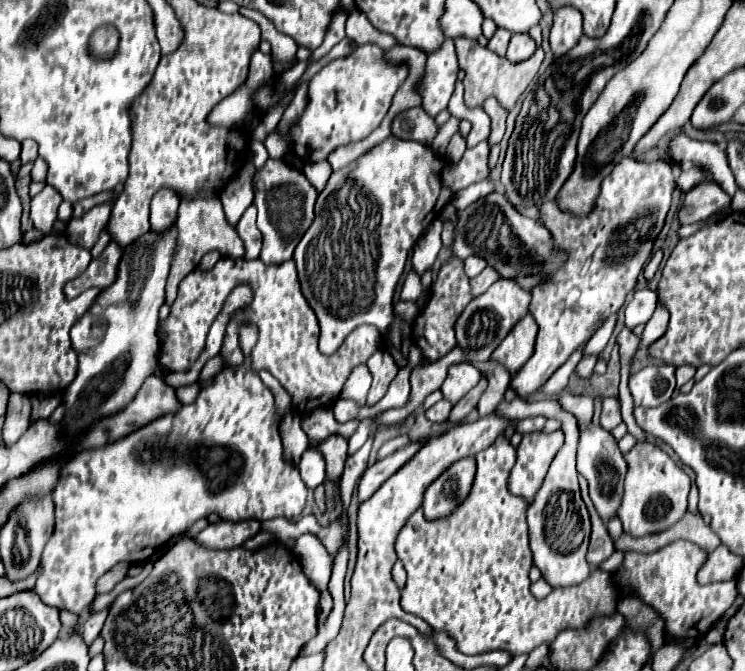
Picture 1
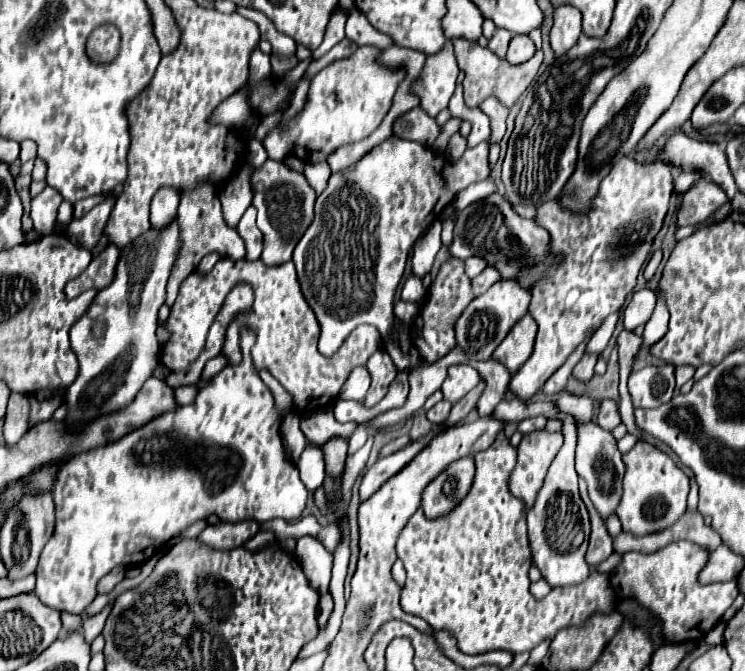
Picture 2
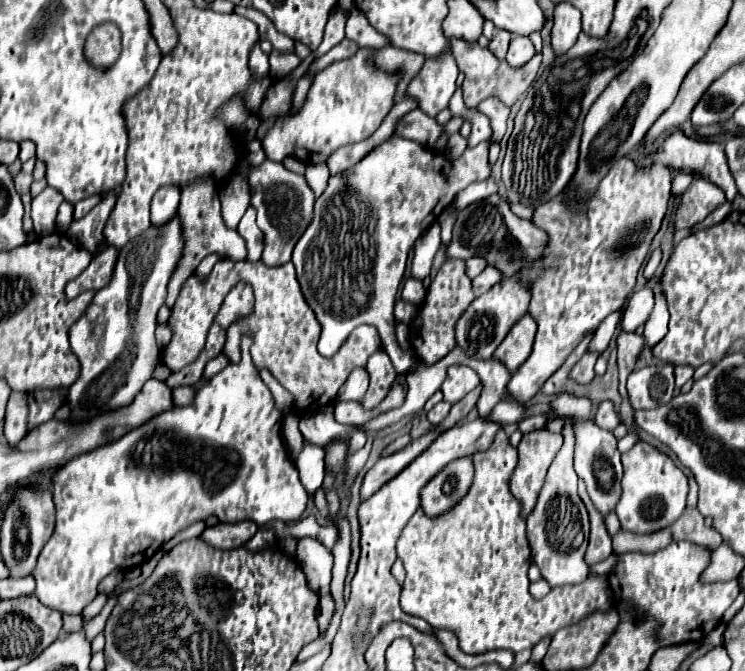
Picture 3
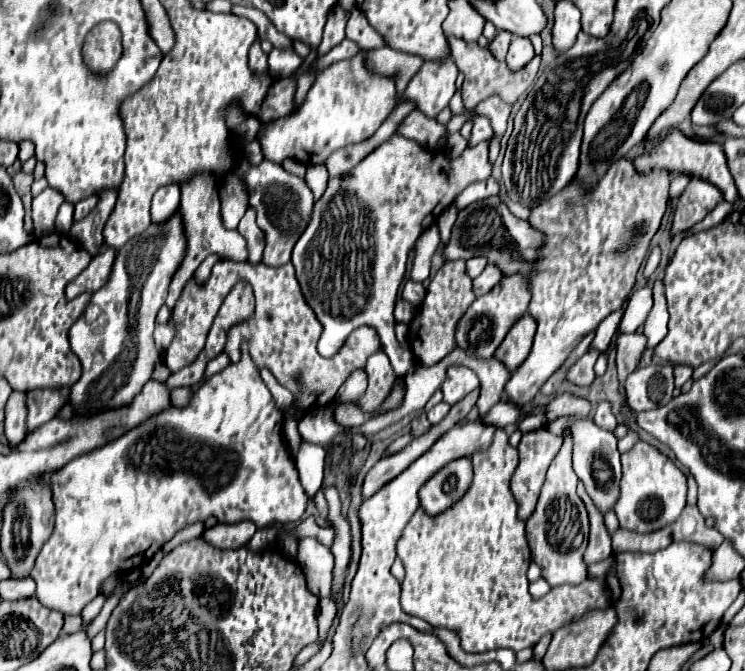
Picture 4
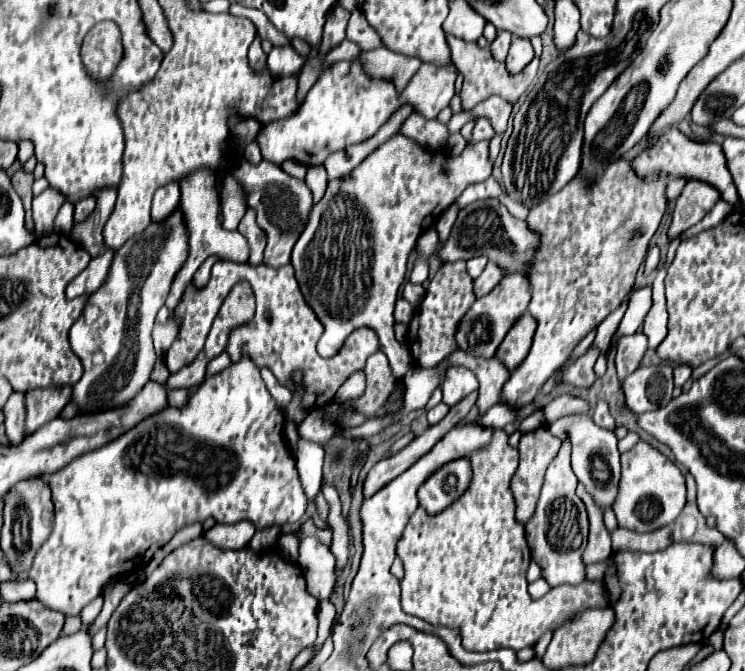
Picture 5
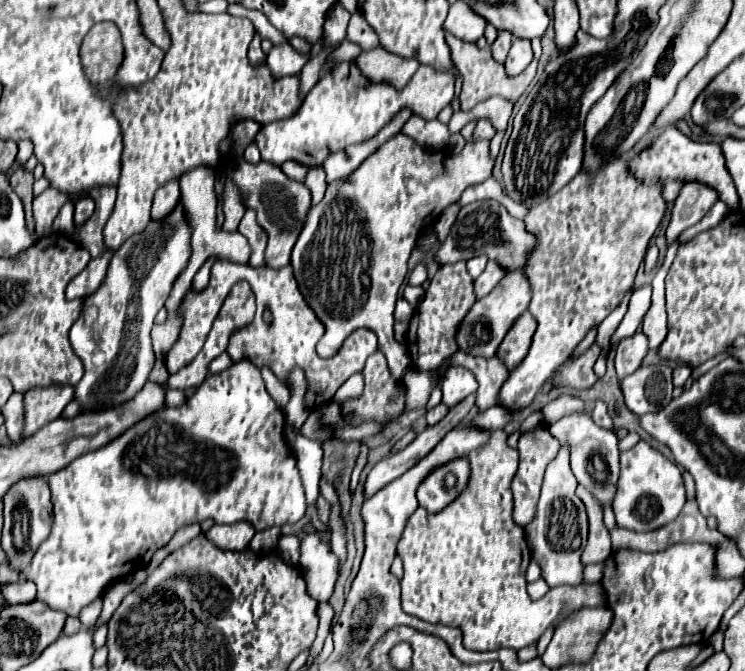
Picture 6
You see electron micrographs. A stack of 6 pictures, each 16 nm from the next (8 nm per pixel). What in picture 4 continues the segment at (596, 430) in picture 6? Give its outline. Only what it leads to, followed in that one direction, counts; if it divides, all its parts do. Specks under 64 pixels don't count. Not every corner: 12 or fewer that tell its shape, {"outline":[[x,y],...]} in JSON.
{"outline":[[584,416],[548,430],[572,432],[572,468],[594,504],[614,508],[620,452],[614,432]]}

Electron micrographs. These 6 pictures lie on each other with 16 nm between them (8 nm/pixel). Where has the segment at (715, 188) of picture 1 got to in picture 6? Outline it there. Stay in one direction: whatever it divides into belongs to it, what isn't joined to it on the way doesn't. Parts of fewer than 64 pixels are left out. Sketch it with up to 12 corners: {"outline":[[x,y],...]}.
{"outline":[[684,184],[672,206],[666,246],[696,224],[716,192]]}

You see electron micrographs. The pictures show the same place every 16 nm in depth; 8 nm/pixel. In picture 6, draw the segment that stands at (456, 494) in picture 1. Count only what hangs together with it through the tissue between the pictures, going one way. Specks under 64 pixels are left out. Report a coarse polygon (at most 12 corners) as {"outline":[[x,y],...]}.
{"outline":[[466,458],[438,466],[418,486],[420,506],[440,512],[464,490]]}

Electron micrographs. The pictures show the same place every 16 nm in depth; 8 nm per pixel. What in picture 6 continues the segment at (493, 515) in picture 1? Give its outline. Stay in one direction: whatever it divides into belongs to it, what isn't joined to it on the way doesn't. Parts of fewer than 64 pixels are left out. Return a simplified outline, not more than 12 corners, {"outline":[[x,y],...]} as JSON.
{"outline":[[508,434],[398,542],[402,608],[472,650],[520,650],[600,584],[526,592]]}

